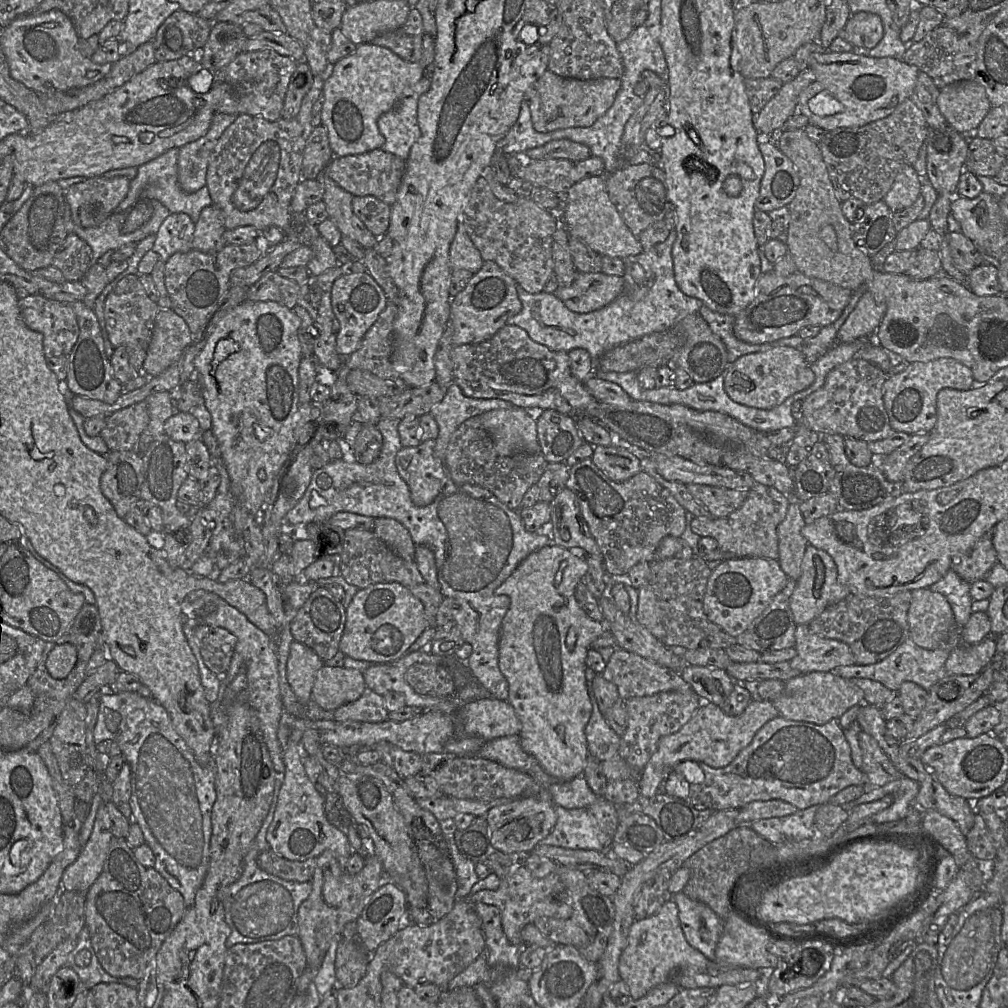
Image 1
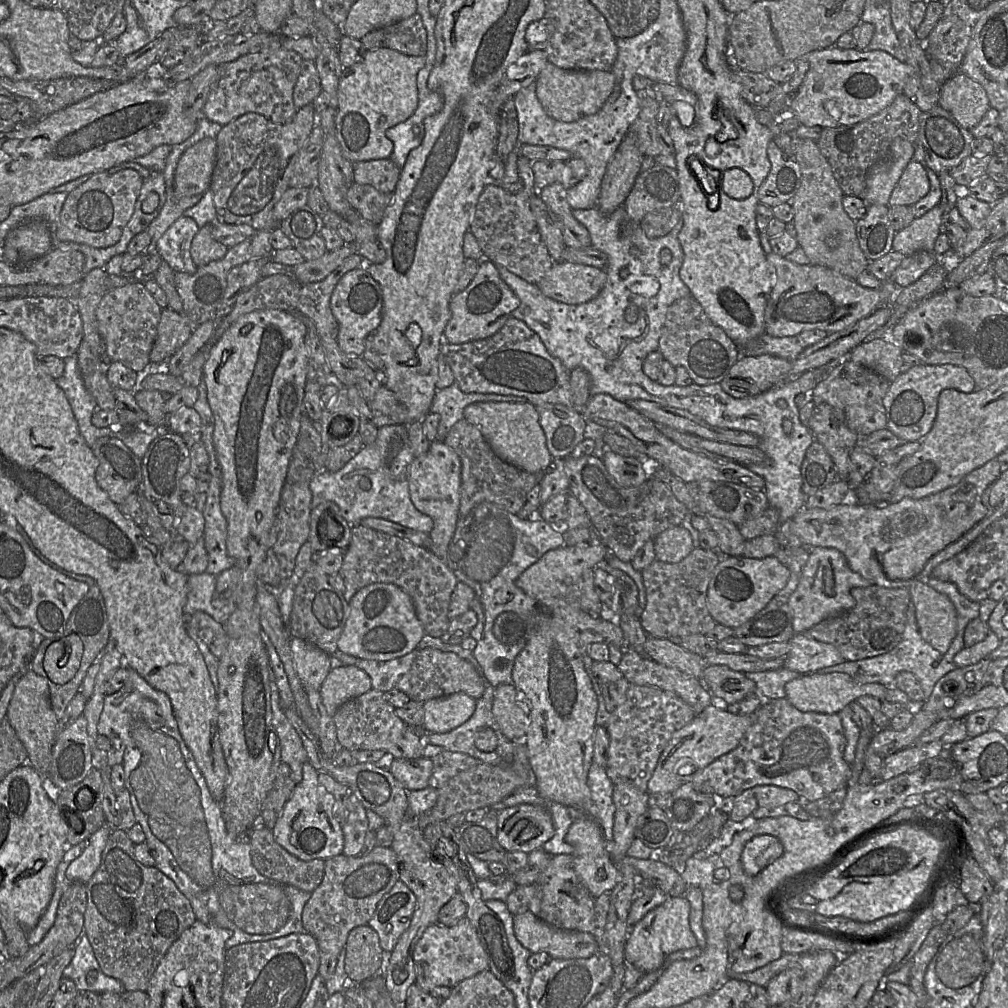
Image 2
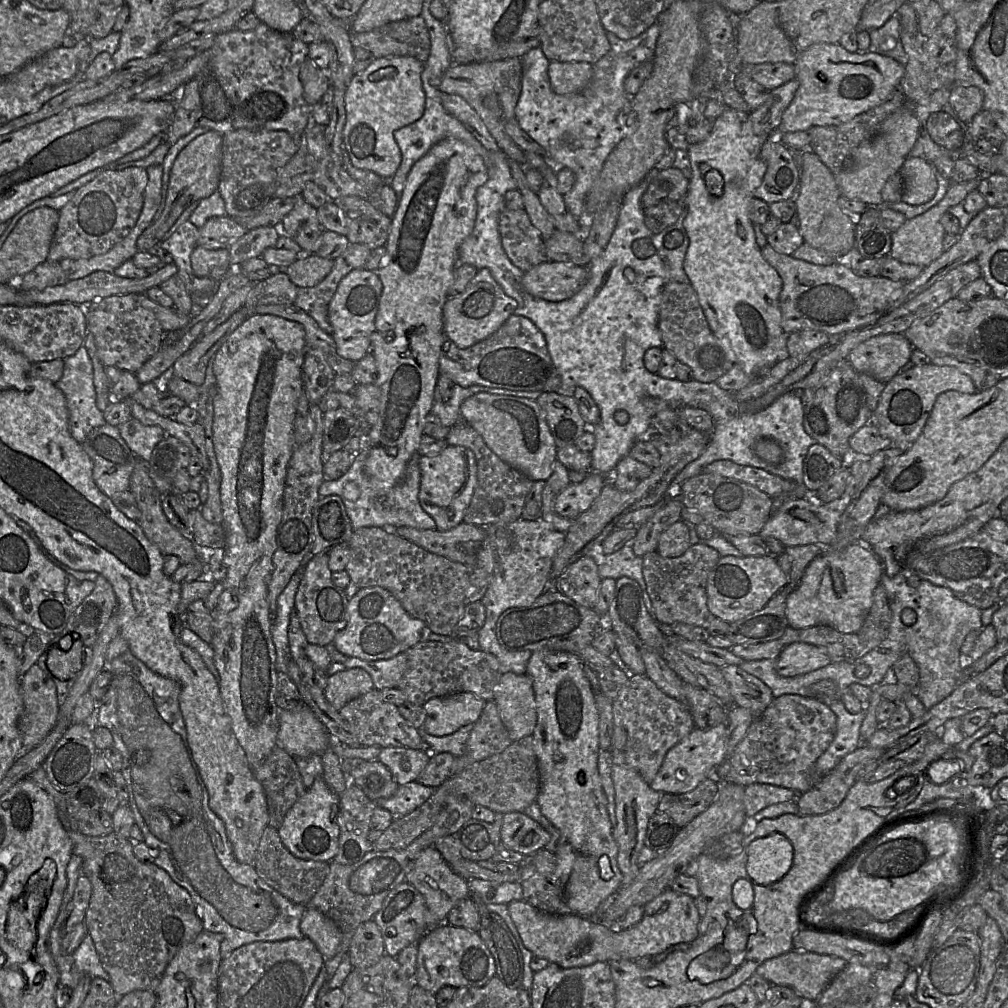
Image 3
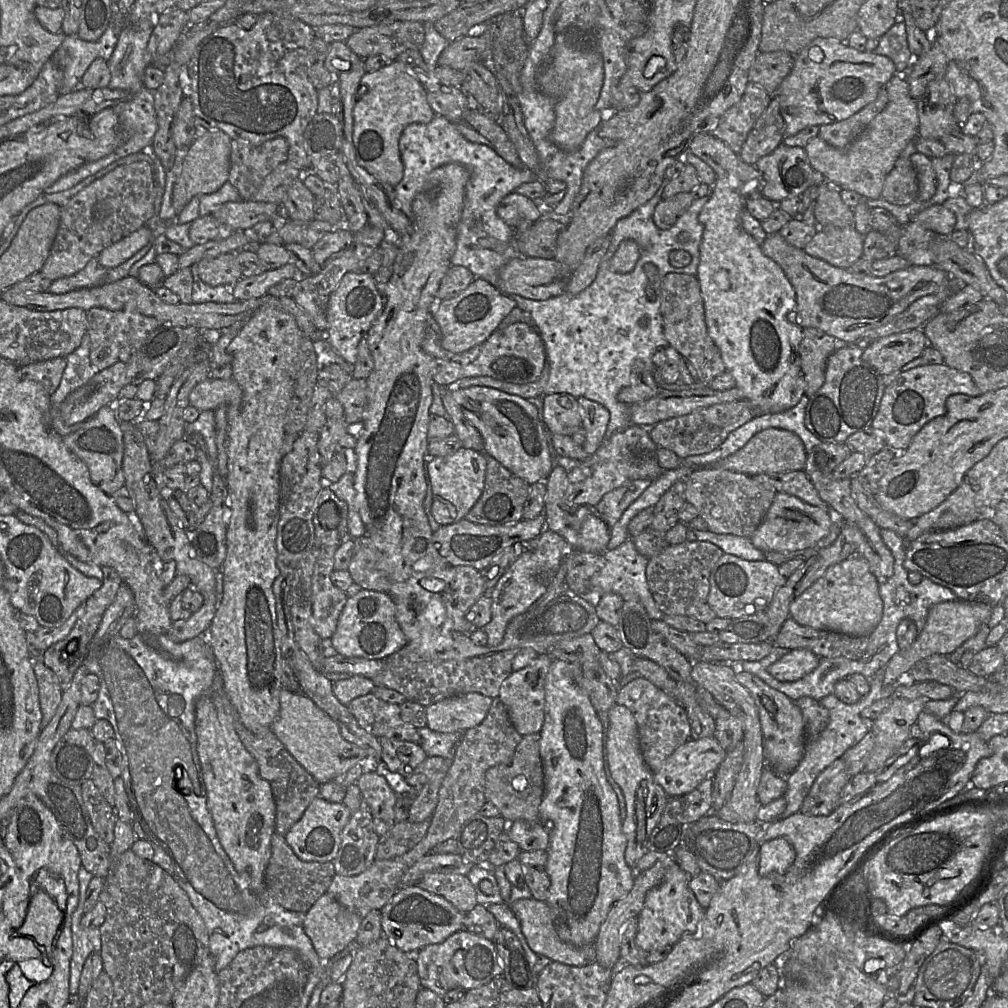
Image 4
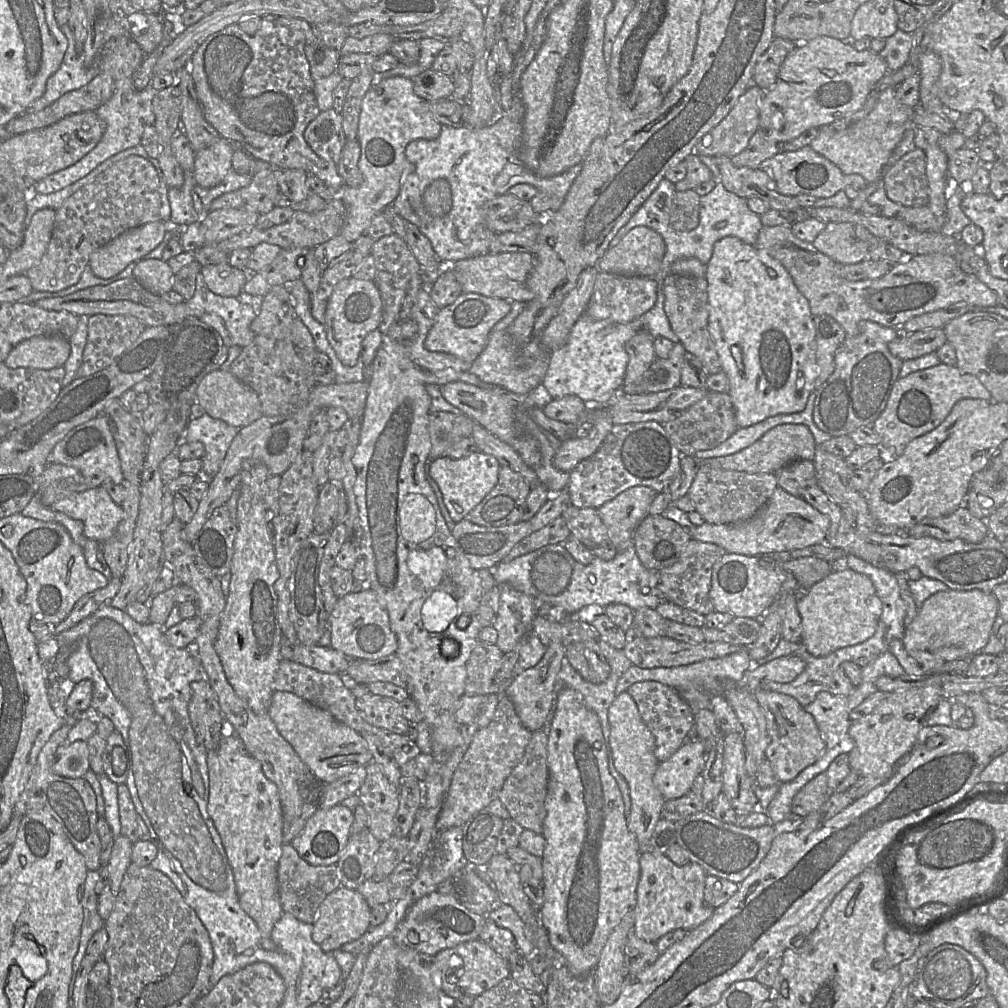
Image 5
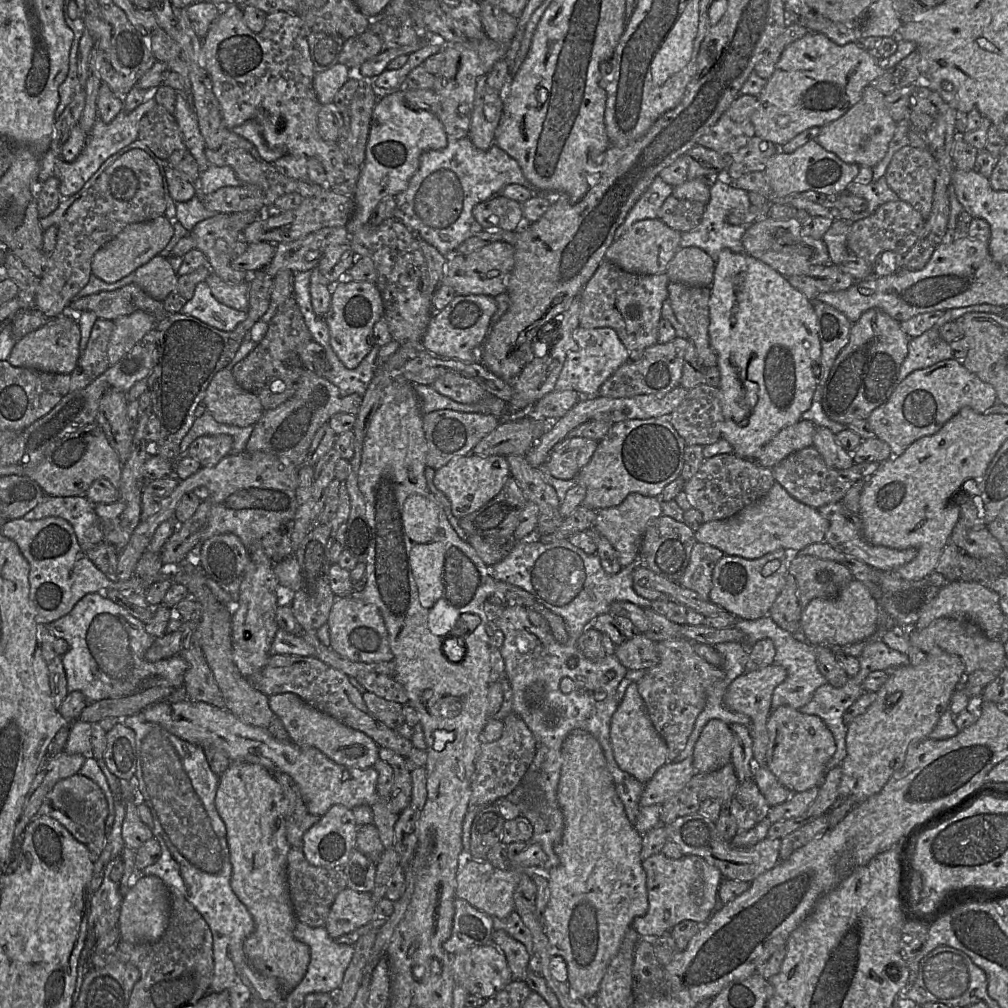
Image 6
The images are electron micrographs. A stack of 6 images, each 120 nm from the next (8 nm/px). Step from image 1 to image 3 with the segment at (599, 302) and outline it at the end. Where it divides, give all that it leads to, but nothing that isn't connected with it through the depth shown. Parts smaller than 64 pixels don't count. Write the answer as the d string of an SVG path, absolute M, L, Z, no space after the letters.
M548 260L524 272L521 285L536 298L560 302L576 294L587 279L586 267Z

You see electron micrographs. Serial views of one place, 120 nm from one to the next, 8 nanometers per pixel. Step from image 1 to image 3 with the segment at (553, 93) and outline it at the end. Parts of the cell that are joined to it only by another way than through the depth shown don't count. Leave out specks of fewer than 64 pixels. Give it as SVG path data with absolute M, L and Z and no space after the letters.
M550 61L548 75L552 90L559 95L577 94L590 83L592 64L586 62Z

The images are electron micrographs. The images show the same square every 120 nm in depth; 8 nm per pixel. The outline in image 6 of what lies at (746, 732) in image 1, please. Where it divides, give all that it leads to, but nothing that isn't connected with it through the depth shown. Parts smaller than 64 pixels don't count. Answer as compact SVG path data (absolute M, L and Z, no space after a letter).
M692 757L681 762L667 761L645 785L640 806L662 805L678 794L695 773Z

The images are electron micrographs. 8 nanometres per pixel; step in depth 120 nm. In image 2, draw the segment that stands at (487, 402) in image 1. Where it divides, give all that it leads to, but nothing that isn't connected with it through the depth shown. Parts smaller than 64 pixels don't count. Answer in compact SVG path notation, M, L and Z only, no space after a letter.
M456 382L446 388L437 389L430 409L430 413L440 416L436 441L444 441L452 426L464 419L465 407L475 402L525 403L528 401L524 397L513 395L464 393Z

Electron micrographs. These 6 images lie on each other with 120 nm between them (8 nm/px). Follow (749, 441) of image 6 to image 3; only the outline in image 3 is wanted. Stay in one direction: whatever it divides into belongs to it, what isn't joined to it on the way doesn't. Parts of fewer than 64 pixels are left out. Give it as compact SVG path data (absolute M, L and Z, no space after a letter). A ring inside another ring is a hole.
M727 108L713 121L708 138L687 149L692 174L684 197L684 208L687 207L688 213L683 226L689 238L683 263L684 271L697 294L711 331L722 343L728 357L753 376L764 373L777 362L790 357L787 351L789 334L782 328L779 307L782 279L762 256L750 219L754 192L762 183L767 170L766 163L760 157L761 148L767 140L766 136L757 136L752 132L748 118L742 118L737 111ZM711 170L720 173L722 183L714 178L713 185L707 184L705 177Z

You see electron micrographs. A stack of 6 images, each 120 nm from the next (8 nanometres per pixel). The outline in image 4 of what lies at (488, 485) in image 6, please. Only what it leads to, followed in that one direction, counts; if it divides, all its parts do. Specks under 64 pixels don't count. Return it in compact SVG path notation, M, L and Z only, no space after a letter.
M464 447L448 456L429 457L425 462L425 477L432 490L431 514L439 525L460 521L473 507L484 488L486 466L483 452Z

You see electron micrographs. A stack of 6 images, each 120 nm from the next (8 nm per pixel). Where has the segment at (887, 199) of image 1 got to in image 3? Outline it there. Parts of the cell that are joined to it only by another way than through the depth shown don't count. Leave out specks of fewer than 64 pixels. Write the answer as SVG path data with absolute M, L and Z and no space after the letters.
M907 157L899 172L904 183L902 202L920 205L934 197L938 184L930 161L923 157Z

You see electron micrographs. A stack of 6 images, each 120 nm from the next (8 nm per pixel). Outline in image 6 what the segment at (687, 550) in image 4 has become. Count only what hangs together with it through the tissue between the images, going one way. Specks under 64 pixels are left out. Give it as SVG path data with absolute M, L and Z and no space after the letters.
M697 542L691 551L689 564L678 584L696 592L702 599L710 600L713 570L723 556L724 553L718 548Z

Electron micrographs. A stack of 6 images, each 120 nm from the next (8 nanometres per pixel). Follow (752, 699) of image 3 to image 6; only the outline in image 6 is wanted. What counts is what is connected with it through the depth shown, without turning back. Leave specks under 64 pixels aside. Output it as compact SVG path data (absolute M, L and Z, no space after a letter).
M779 706L769 715L767 731L766 765L778 782L792 792L803 792L819 786L827 772L827 762L836 751L833 734L823 720L790 706Z

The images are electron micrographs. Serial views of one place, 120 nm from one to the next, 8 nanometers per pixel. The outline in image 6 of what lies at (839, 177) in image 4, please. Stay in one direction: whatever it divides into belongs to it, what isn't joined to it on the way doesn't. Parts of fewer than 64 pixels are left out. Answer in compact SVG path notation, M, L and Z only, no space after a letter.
M868 85L858 103L838 119L820 127L816 142L845 163L873 168L885 156L897 126L886 108L884 97L885 94Z

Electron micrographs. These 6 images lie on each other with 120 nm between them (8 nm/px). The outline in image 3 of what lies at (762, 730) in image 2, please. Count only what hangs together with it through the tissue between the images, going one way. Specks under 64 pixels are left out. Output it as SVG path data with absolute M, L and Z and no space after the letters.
M785 694L774 698L770 705L749 727L746 735L733 753L716 769L713 776L719 782L742 786L754 783L771 784L792 789L797 794L810 790L822 777L815 772L815 762L829 747L836 732L836 715L824 702L814 697Z

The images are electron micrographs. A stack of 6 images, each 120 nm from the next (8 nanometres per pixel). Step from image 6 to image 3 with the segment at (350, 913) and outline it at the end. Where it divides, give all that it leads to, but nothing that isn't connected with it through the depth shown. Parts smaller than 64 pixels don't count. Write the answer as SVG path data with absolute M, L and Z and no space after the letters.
M307 907L300 923L305 937L314 942L324 959L337 954L342 941L342 933L335 922L313 907Z

